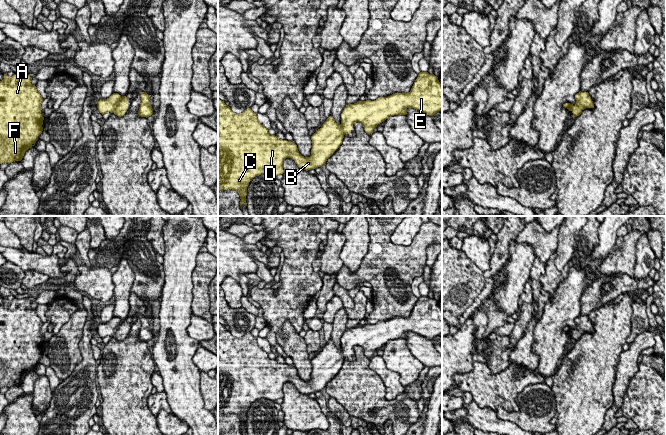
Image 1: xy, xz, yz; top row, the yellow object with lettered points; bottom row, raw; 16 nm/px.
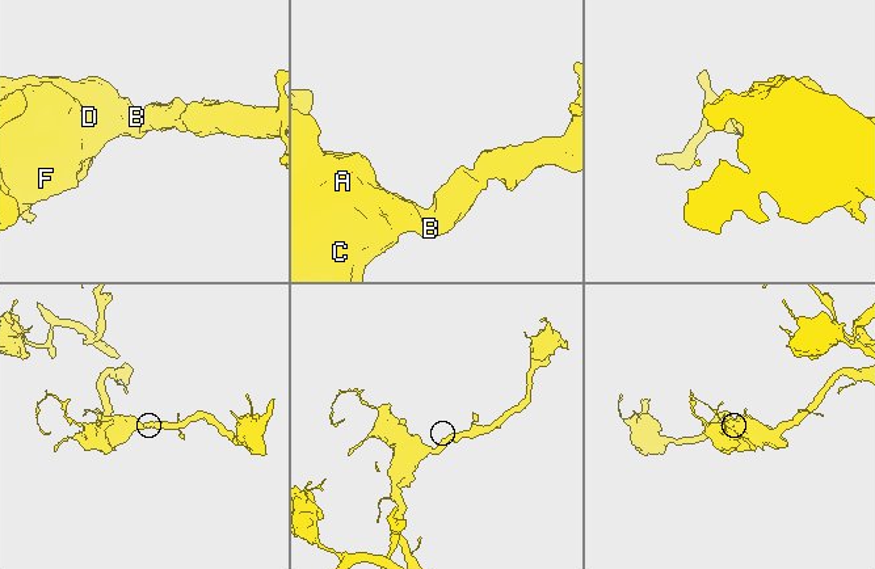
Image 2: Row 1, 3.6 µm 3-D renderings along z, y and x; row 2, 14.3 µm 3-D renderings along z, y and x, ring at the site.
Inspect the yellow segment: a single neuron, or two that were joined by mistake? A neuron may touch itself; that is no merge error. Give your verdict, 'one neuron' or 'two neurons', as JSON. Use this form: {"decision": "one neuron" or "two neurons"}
{"decision": "one neuron"}

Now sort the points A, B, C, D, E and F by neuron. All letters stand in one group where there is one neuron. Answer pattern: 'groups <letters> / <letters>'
groups A B C D E F

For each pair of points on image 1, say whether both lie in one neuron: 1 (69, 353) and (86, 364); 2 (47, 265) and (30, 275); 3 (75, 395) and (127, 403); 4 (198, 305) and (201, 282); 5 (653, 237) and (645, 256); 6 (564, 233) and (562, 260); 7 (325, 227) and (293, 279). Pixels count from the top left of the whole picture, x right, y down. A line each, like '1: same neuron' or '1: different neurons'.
1: different neurons
2: different neurons
3: different neurons
4: same neuron
5: different neurons
6: same neuron
7: different neurons

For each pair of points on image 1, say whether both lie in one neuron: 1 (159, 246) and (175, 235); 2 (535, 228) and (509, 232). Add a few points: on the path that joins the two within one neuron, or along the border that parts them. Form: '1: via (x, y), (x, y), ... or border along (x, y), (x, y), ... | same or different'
1: border along (162, 226), (163, 255) | different
2: border along (524, 226), (516, 238) | different

